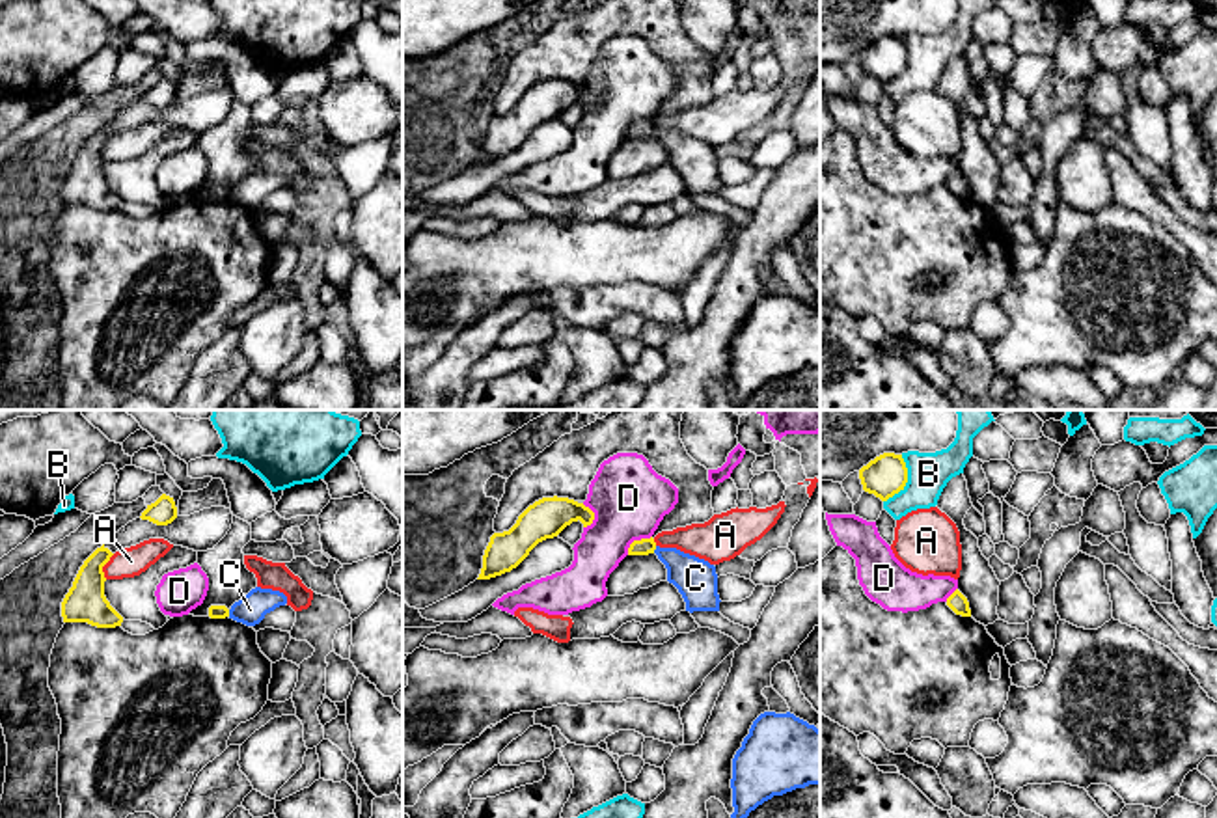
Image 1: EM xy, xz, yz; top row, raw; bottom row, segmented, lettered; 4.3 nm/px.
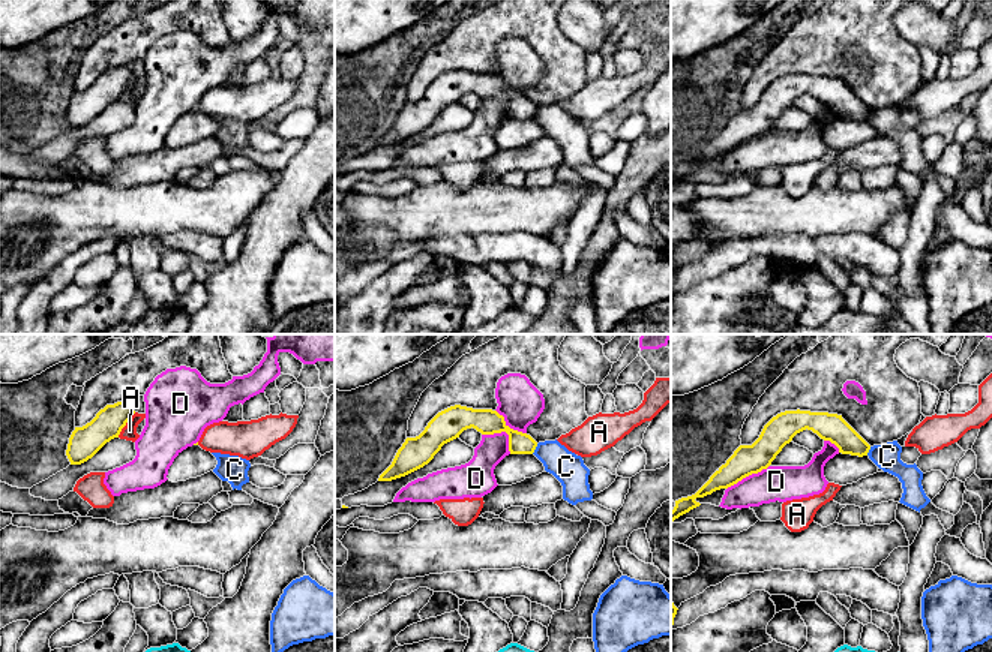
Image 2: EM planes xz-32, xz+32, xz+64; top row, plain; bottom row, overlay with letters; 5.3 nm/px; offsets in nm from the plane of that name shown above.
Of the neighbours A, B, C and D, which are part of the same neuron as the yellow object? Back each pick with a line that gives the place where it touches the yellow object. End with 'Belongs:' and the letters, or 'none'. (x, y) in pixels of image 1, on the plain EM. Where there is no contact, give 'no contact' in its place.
Belongs: none

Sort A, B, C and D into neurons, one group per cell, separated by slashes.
A / B / C / D

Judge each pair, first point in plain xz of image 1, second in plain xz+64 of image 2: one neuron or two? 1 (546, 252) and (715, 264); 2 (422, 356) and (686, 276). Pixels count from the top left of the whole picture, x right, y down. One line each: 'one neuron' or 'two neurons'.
1: two neurons
2: one neuron

